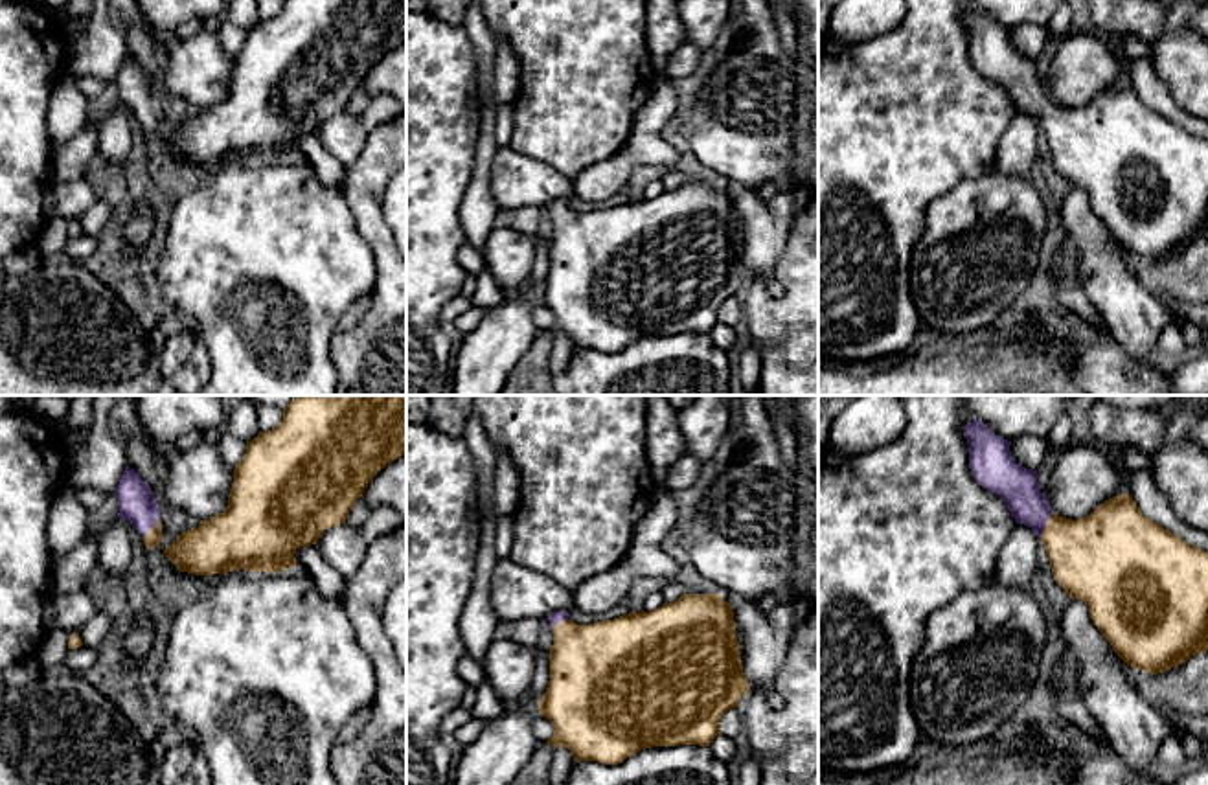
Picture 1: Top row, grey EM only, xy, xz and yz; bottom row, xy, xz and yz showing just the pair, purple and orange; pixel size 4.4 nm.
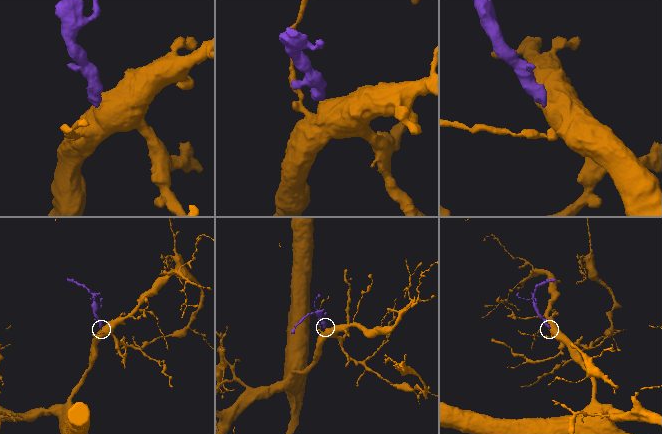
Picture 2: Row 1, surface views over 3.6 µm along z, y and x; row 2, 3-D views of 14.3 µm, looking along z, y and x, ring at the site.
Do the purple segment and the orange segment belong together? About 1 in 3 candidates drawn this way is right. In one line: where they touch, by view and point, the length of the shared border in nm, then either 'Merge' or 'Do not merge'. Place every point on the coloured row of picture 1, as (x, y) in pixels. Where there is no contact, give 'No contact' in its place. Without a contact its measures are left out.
Touches purple at yz (1045, 524). Shared border 130 nm. Merge

